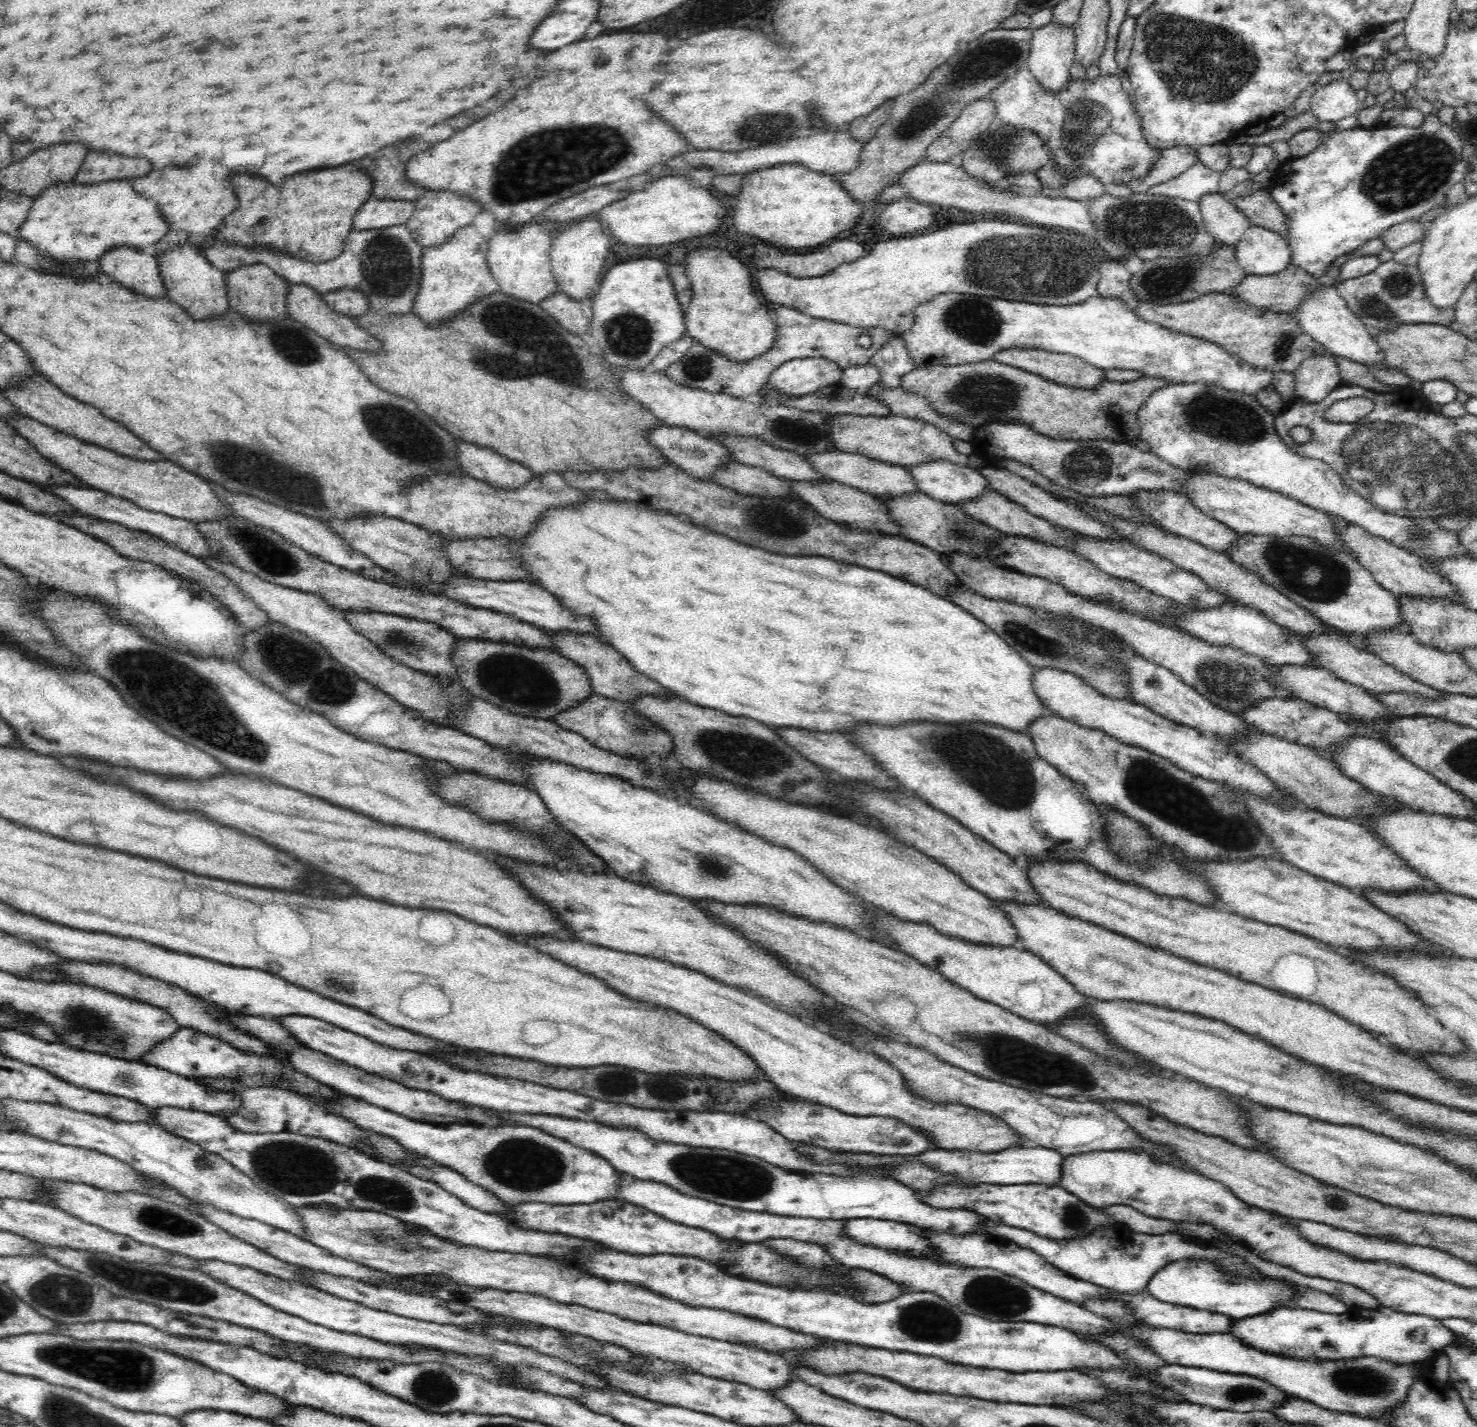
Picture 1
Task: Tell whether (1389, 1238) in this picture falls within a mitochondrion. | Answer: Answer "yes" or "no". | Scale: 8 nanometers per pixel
no

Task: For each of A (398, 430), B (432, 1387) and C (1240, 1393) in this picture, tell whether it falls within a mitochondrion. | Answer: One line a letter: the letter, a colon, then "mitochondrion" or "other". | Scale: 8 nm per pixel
A: mitochondrion
B: mitochondrion
C: mitochondrion

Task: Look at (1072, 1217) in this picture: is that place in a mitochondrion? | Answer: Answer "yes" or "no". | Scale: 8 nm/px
yes

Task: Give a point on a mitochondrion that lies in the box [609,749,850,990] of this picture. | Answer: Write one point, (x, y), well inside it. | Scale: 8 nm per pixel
(711, 865)

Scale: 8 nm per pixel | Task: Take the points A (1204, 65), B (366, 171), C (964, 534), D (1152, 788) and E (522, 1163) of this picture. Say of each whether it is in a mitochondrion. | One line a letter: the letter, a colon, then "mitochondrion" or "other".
A: mitochondrion
B: other
C: mitochondrion
D: mitochondrion
E: mitochondrion

